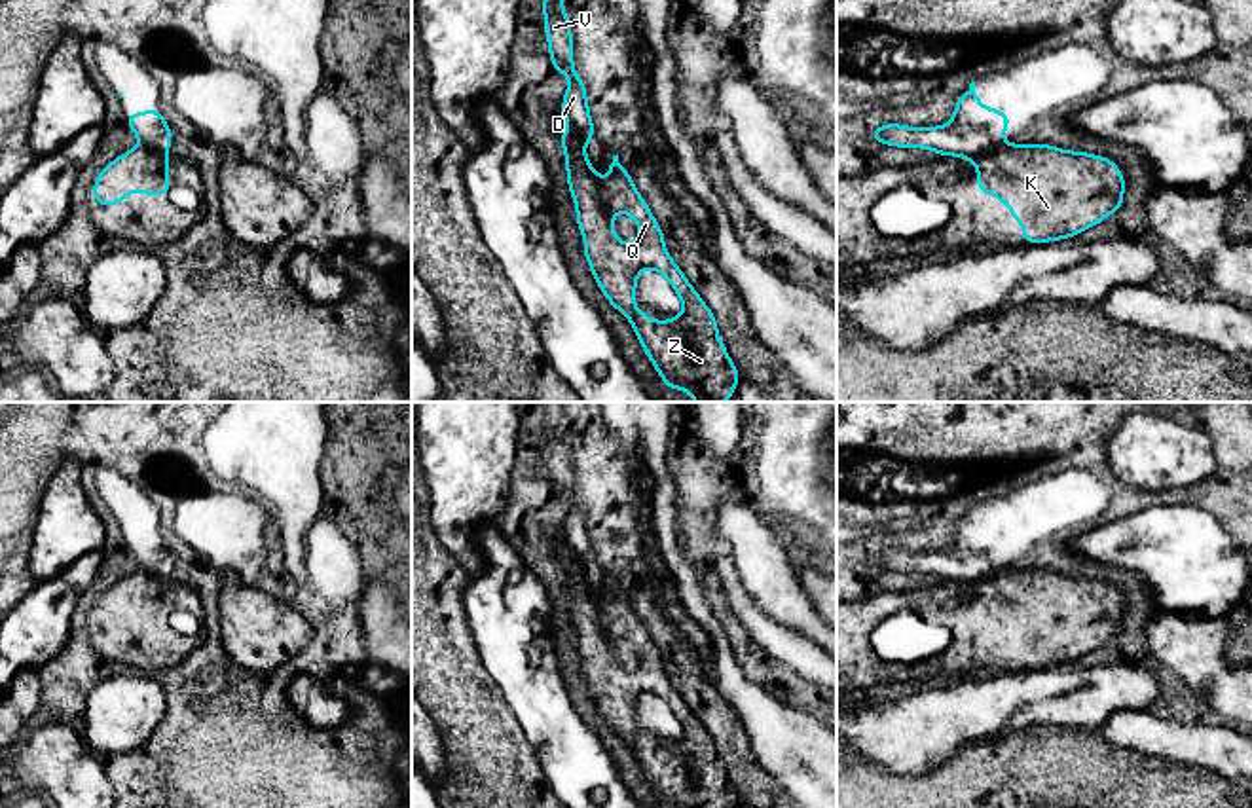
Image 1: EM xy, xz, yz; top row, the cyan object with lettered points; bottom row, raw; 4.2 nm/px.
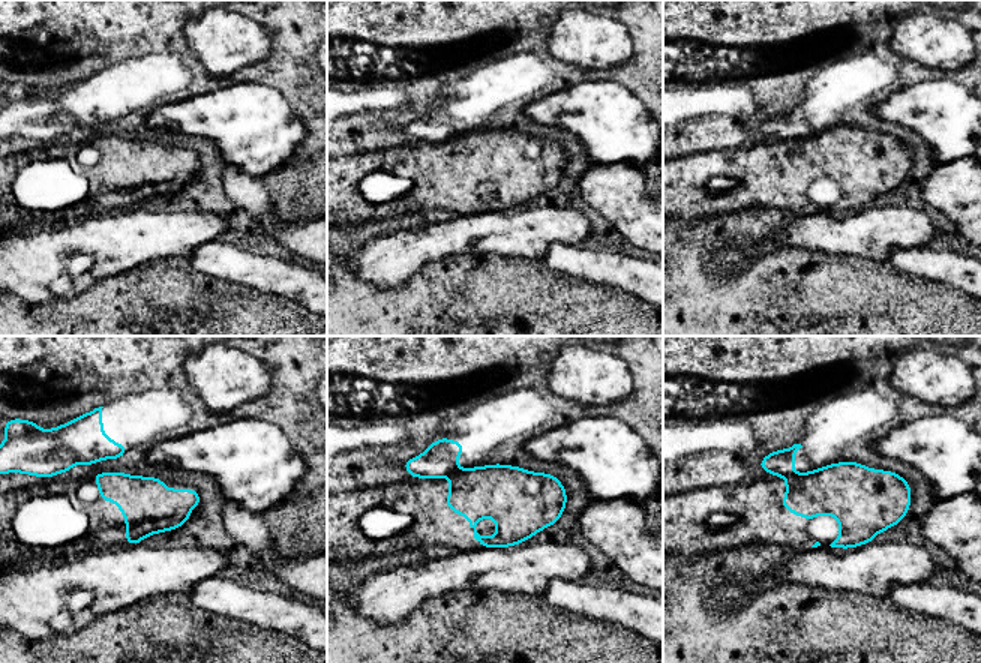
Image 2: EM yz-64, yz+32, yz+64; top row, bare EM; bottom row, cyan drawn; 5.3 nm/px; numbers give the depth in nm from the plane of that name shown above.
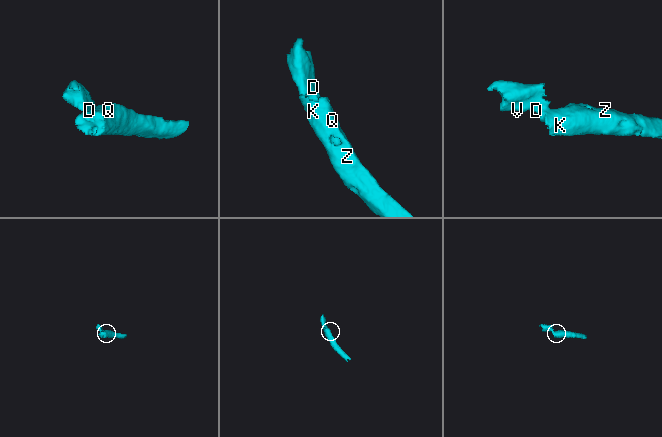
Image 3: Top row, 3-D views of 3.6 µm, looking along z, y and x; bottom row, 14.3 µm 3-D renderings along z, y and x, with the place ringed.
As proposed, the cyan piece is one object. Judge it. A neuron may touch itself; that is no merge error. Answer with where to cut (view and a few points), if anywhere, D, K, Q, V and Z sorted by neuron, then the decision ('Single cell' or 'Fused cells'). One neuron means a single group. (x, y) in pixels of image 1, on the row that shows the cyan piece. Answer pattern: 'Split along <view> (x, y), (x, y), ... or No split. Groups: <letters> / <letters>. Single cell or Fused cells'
Split along yz (1004, 145), (968, 158). Groups: D V / K Q Z. Fused cells

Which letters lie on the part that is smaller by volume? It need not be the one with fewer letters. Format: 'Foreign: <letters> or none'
Foreign: D, V

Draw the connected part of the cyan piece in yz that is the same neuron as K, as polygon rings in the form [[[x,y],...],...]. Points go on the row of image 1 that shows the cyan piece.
[[[1003,144],[969,157],[979,169],[977,188],[1011,205],[1009,220],[1022,222],[1022,243],[1045,243],[1077,235],[1123,209],[1125,176],[1115,163],[1087,152],[1047,144]]]

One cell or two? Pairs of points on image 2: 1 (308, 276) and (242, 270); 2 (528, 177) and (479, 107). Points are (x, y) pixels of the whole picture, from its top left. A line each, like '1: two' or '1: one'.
1: one
2: two

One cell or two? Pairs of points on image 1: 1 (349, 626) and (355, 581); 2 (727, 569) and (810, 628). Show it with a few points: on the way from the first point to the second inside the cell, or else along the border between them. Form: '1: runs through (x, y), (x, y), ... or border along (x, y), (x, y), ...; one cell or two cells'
1: runs through (348, 615), (348, 592); one cell
2: border along (721, 549), (748, 596), (767, 615); two cells

